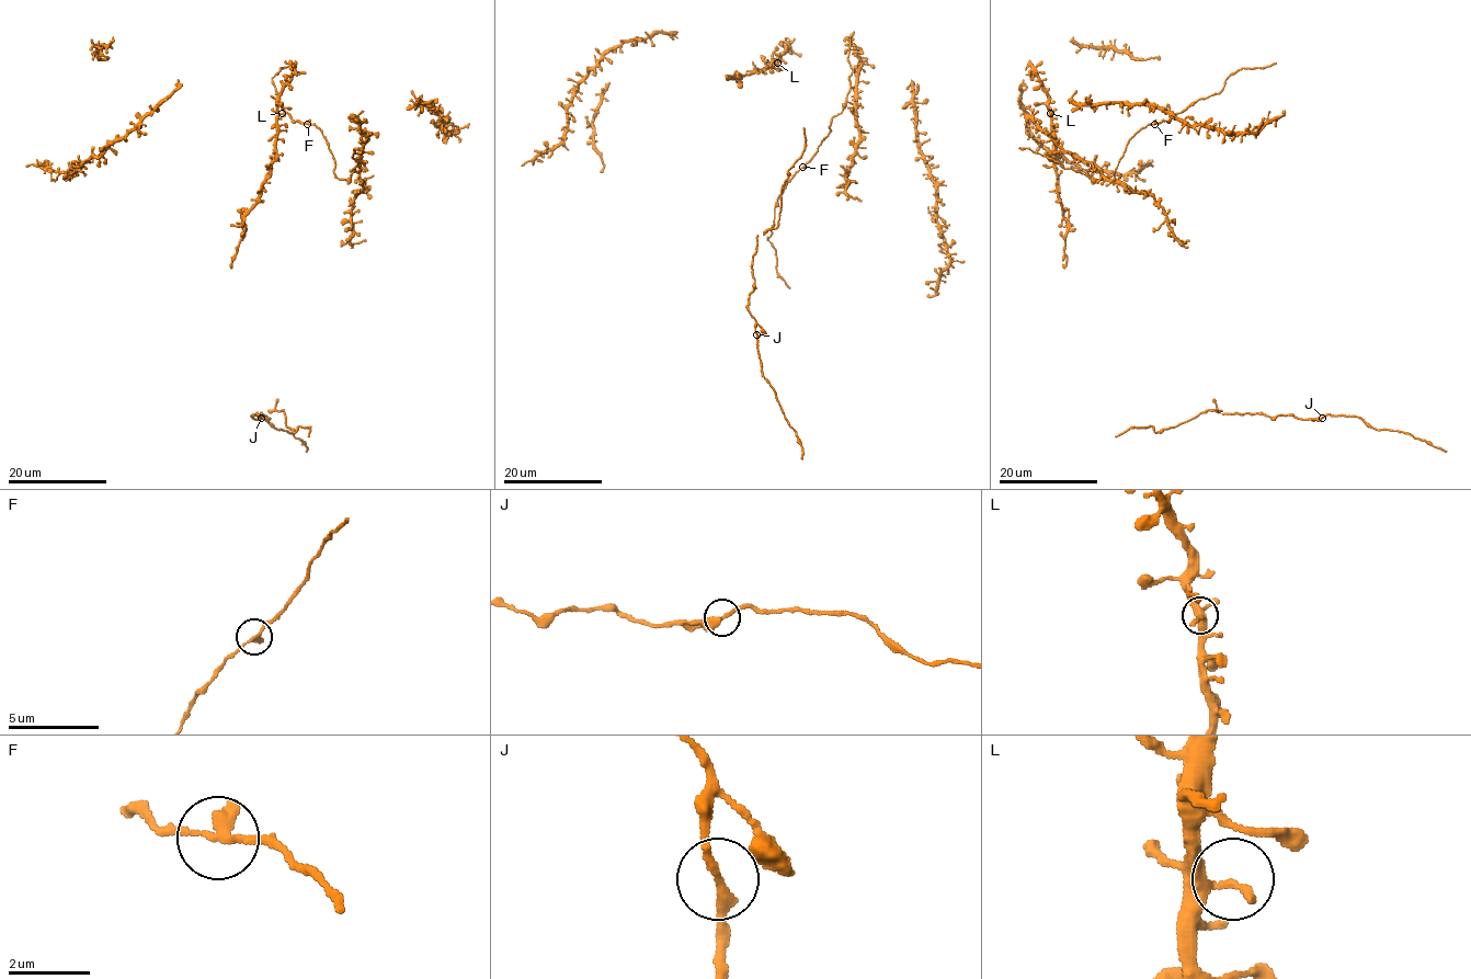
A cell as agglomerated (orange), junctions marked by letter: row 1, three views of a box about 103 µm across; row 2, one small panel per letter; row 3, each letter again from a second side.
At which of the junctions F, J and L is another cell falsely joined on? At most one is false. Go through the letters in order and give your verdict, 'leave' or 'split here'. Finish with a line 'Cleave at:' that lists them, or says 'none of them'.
F: leave
J: split here
L: leave
Cleave at: J

